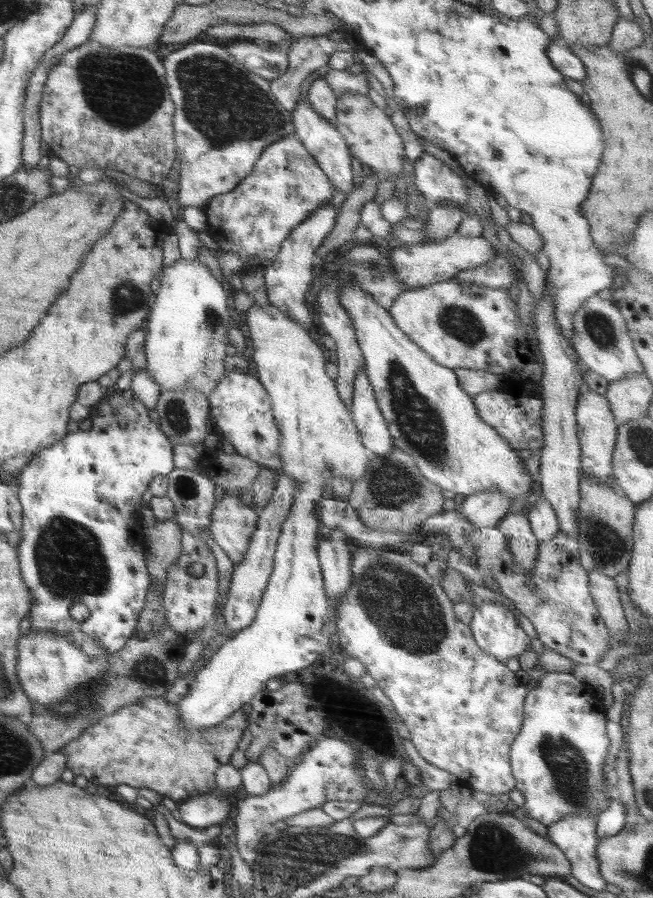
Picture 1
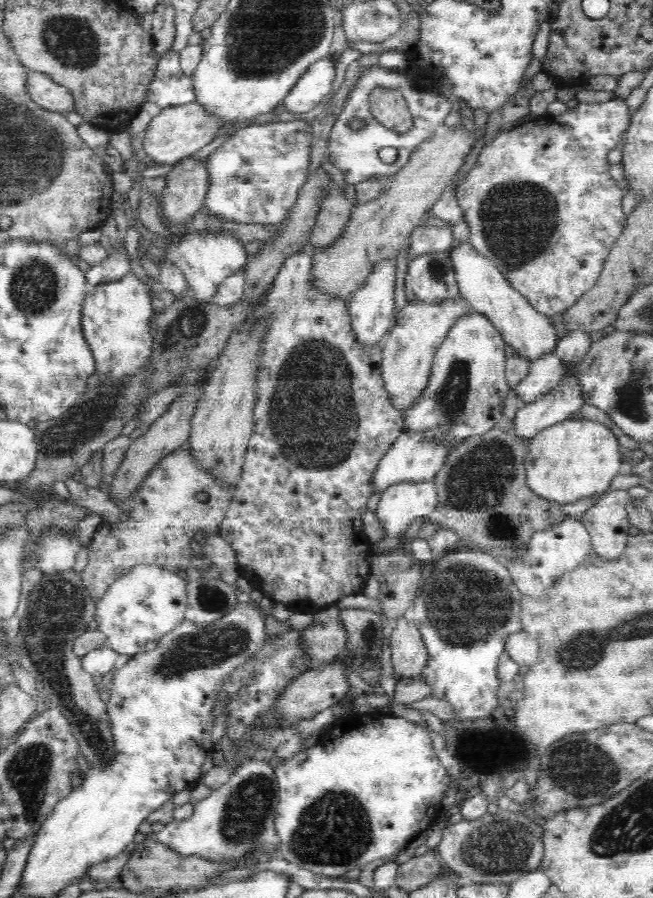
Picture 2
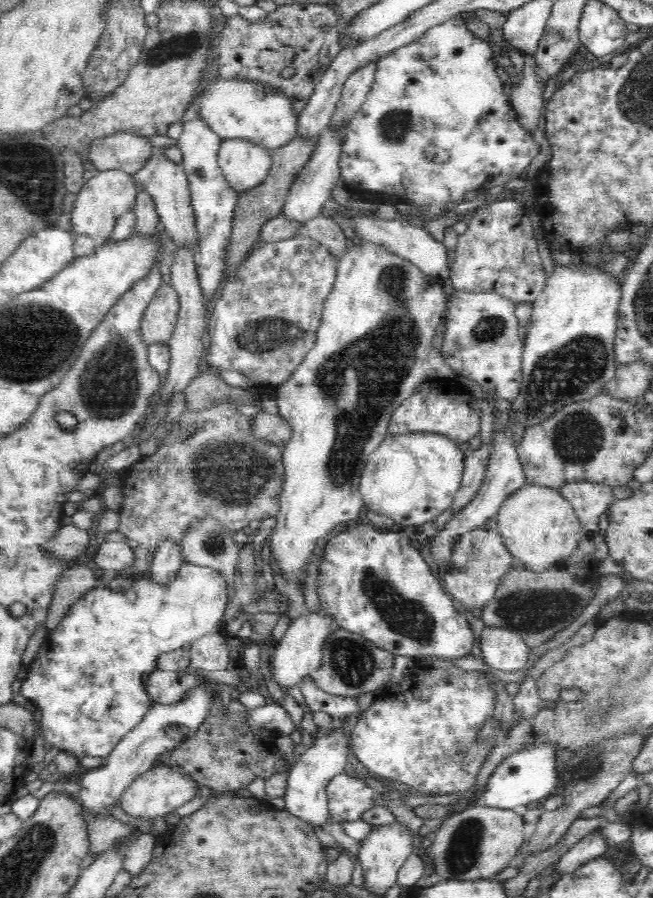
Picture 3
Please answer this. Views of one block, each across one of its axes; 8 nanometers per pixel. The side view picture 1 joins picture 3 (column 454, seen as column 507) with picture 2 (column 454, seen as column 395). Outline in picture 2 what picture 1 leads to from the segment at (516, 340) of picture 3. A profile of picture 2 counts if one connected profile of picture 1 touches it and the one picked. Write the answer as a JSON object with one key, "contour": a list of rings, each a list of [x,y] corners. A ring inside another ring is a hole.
{"contour":[[[448,298],[437,304],[410,302],[395,316],[395,324],[379,343],[382,347],[381,371],[392,406],[398,412],[408,410],[422,390],[428,386],[437,348],[449,333],[449,328],[462,315],[472,314],[473,309],[464,298]]]}

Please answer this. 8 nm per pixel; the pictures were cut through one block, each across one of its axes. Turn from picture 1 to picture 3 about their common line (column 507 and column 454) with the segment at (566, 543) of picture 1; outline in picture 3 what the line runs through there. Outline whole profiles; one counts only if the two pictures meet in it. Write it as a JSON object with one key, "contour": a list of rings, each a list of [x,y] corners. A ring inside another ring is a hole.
{"contour":[[[495,515],[480,528],[462,533],[450,554],[449,566],[442,582],[443,588],[448,595],[459,600],[468,610],[486,607],[495,597],[500,580],[513,569],[512,560],[514,558],[505,548],[497,528],[497,516]]]}

